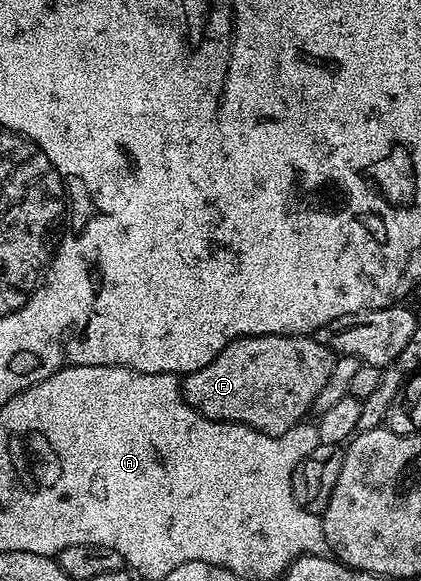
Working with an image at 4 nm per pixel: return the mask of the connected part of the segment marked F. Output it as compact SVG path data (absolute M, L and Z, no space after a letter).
M263 334L253 338L235 338L226 348L222 348L213 362L206 364L206 368L198 368L198 372L183 375L184 400L213 422L241 422L244 426L276 438L305 421L306 415L312 410L313 400L329 379L335 362L332 351L318 344L312 336Z

